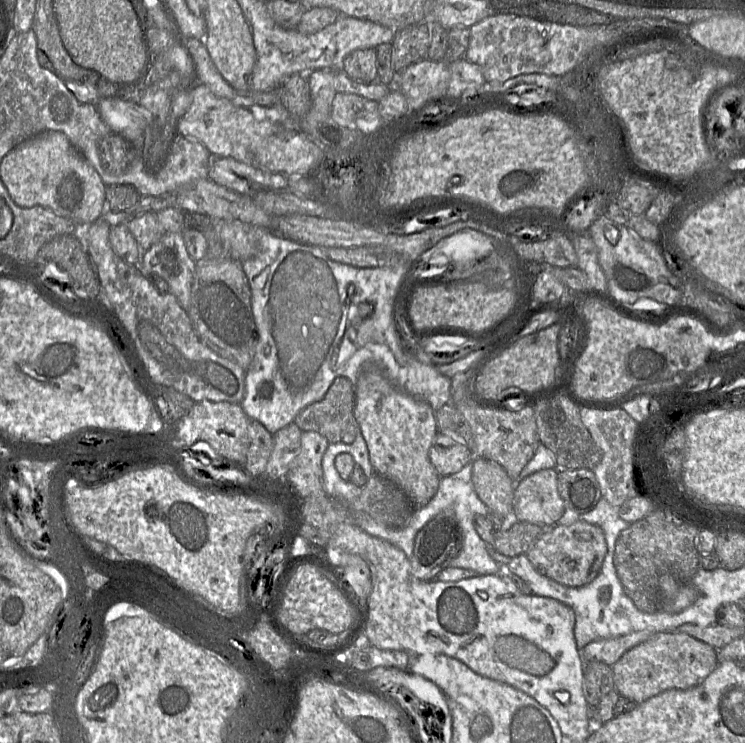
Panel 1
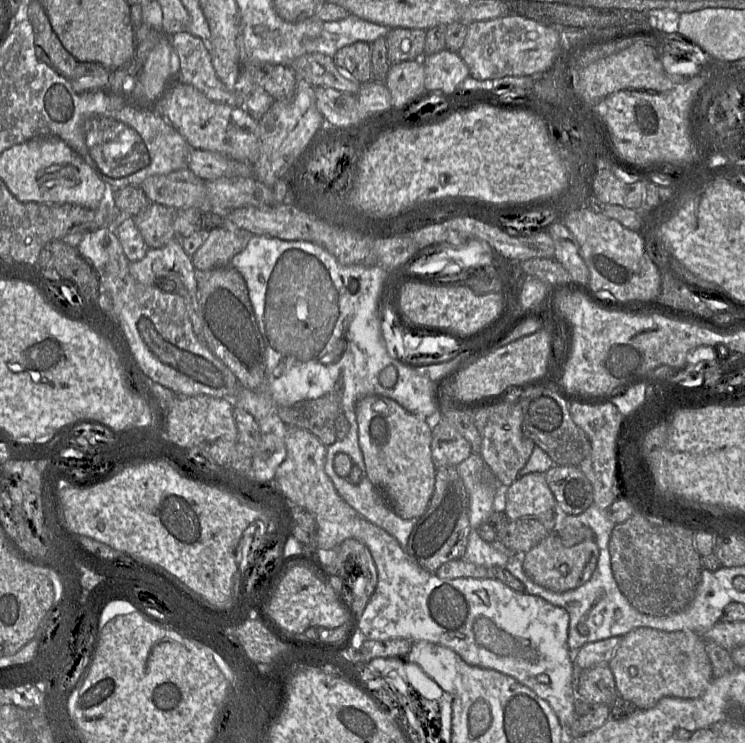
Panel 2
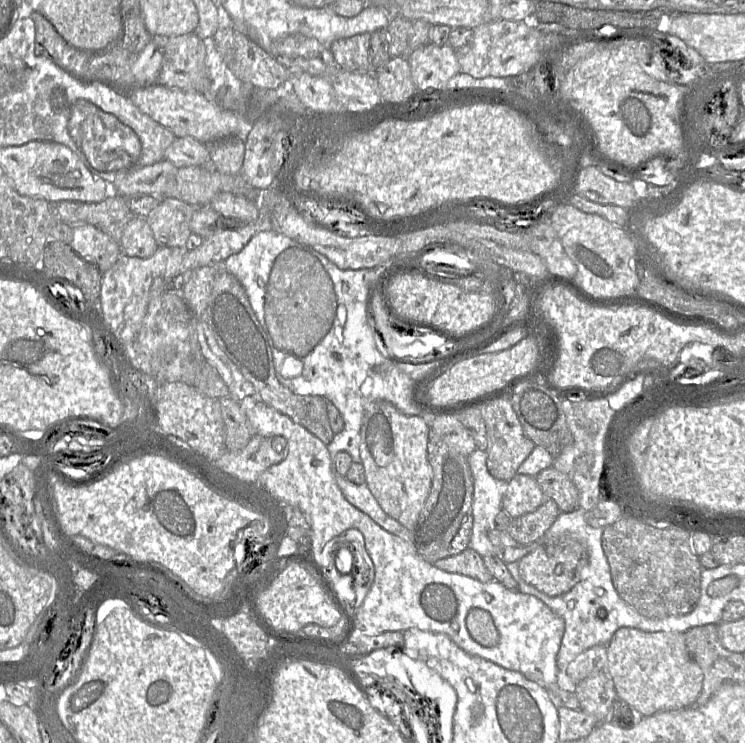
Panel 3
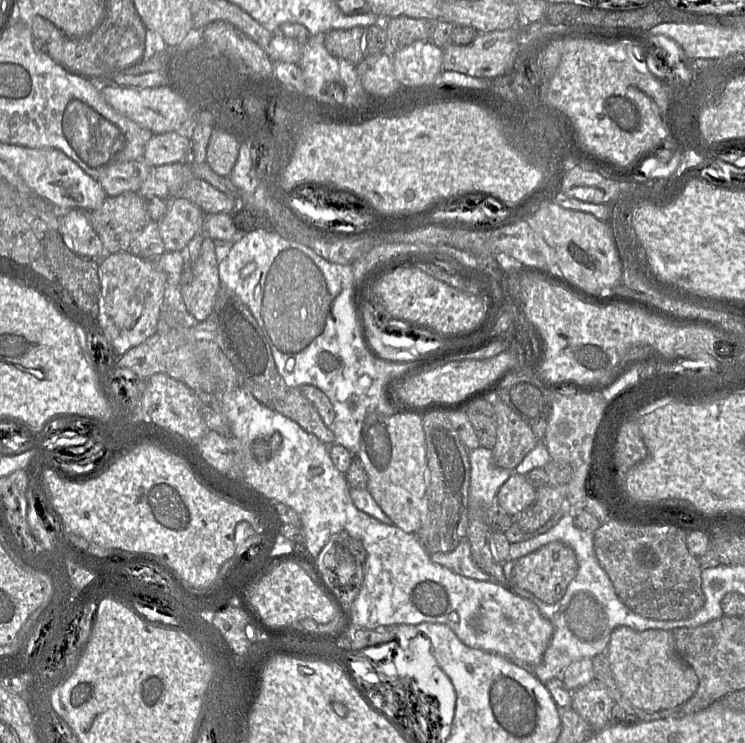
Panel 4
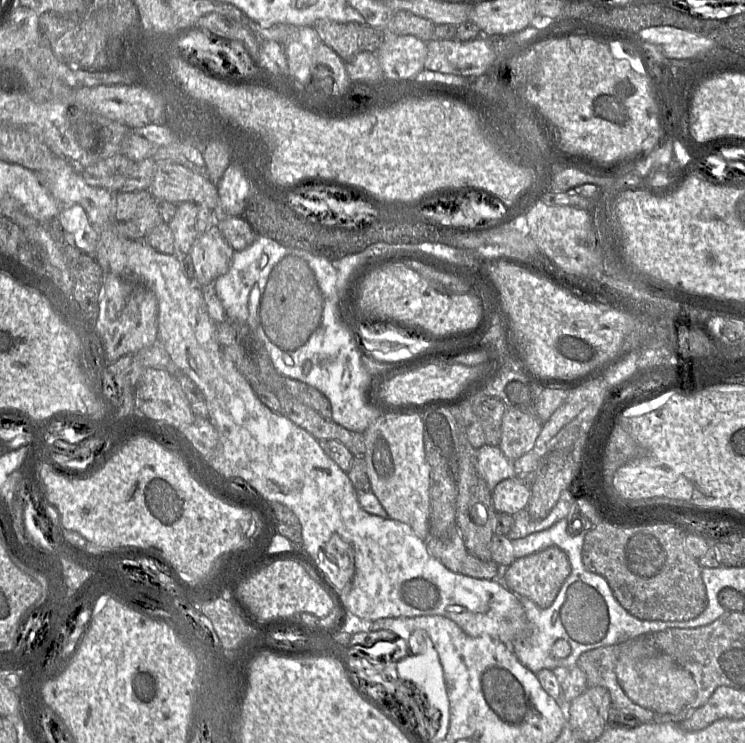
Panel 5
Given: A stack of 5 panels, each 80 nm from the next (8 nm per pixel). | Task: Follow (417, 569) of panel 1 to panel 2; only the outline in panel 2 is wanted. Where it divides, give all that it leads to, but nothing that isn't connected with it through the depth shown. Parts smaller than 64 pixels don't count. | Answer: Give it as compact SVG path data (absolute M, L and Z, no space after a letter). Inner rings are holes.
M439 467L430 503L412 530L406 547L409 556L422 569L435 573L444 563L463 556L470 532L469 505L469 494L457 468Z

